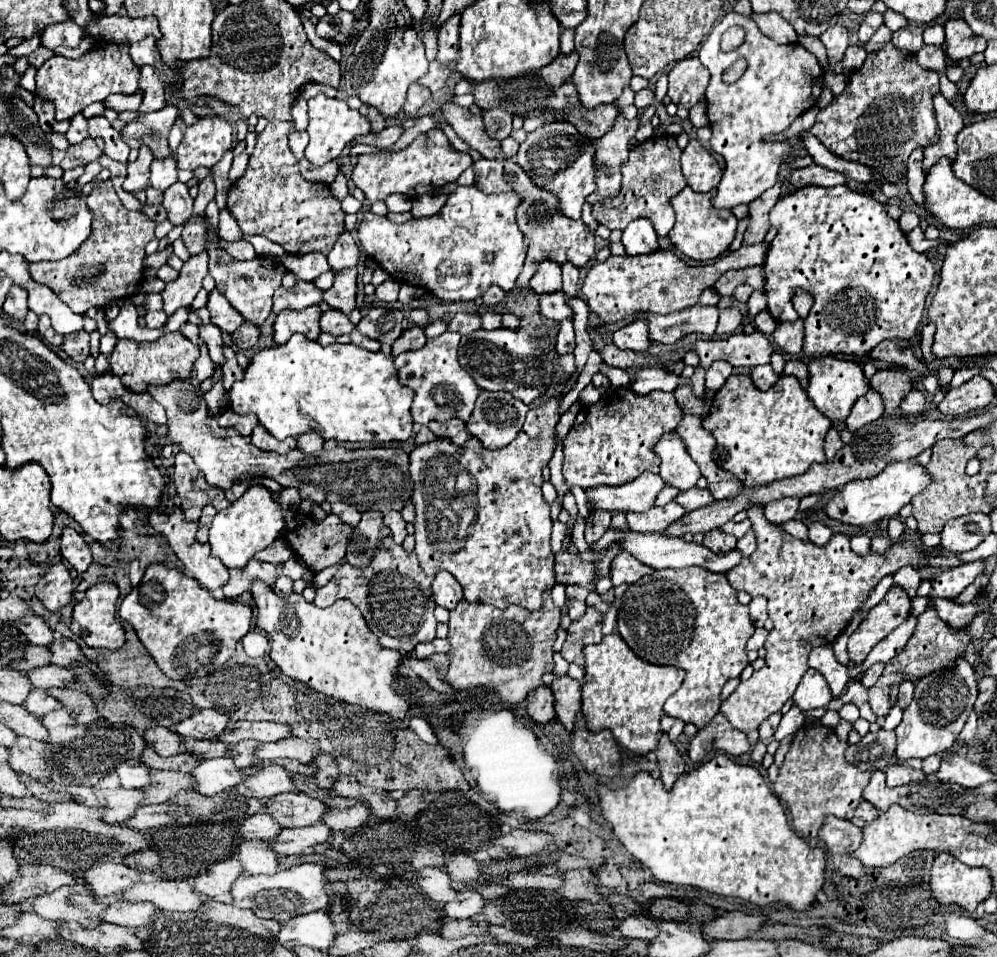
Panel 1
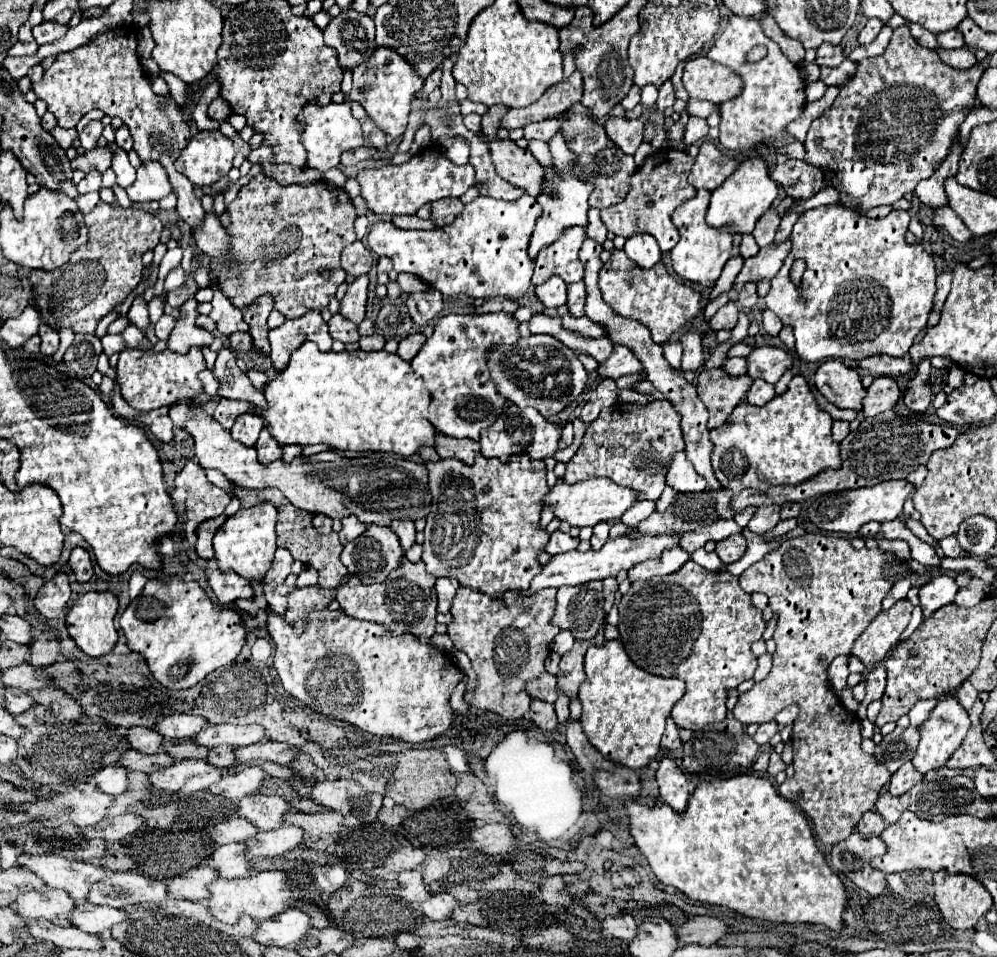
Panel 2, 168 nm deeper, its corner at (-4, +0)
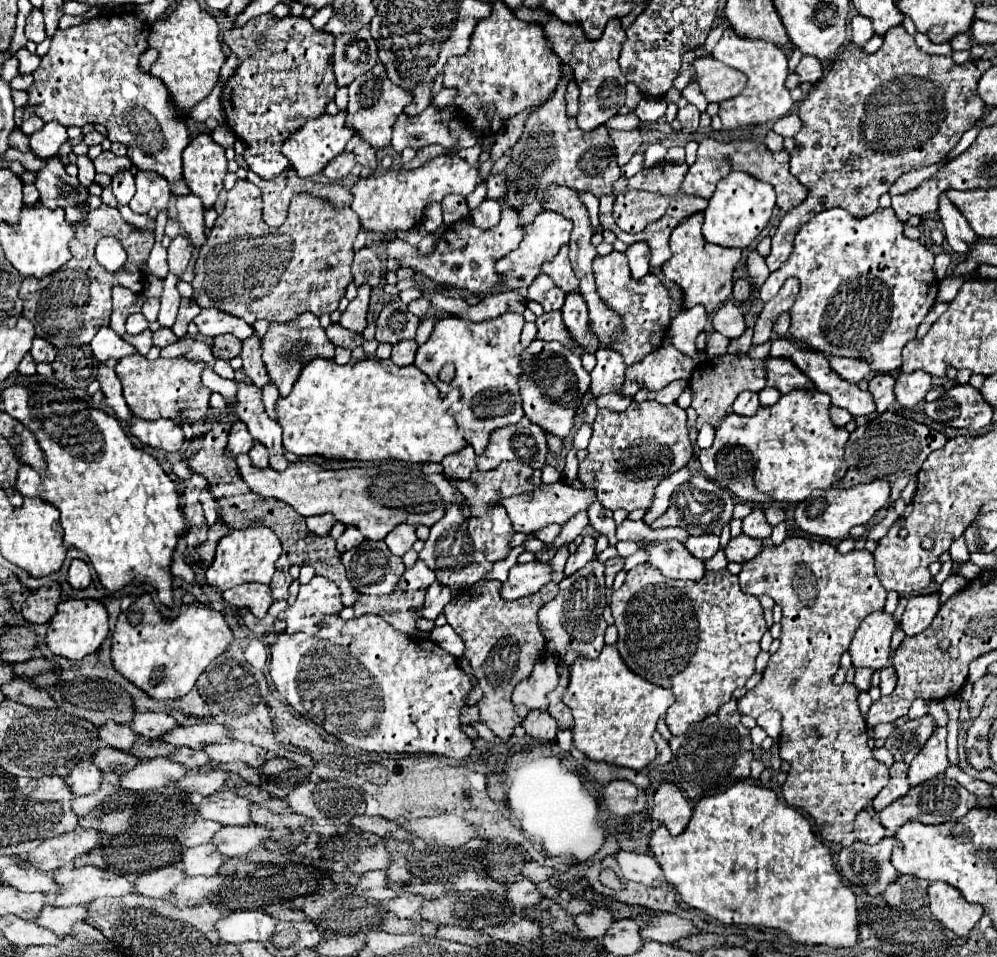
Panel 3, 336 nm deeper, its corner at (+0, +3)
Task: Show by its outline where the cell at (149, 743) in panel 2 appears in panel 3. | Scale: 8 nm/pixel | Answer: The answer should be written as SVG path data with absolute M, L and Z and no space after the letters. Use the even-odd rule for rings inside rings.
M113 720L105 722L101 728L99 728L99 736L101 740L107 744L107 746L113 746L117 750L129 750L135 740L137 740L137 734L131 730L131 726L125 726L125 724L115 724Z

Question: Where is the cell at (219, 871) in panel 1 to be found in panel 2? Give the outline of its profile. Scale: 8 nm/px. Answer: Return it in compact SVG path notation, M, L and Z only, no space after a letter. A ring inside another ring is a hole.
M195 867L185 871L183 875L175 875L167 879L167 893L173 899L187 899L187 901L205 901L209 897L207 885L217 879L217 871L209 867Z

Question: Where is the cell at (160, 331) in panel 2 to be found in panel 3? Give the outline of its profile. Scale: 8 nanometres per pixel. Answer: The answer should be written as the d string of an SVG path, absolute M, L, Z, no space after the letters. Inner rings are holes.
M159 328L157 332L153 332L153 344L159 346L159 348L163 348L167 344L173 344L175 340L177 340L177 336L169 328Z

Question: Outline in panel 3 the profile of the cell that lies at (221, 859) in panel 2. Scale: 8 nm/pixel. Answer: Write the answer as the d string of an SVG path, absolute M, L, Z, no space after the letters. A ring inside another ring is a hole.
M209 842L183 852L179 866L185 870L187 876L215 876L223 862L225 856L221 856L221 852L217 852L217 848L213 848L213 844Z

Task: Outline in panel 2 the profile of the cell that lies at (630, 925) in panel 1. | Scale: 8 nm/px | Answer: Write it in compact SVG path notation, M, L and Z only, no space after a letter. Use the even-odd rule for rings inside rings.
M619 915L619 917L607 917L601 921L599 931L603 933L603 937L617 937L617 939L633 939L633 935L637 933L637 923L631 915Z

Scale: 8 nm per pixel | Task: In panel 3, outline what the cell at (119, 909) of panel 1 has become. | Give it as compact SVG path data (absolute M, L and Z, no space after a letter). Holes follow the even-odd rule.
M47 906L37 916L37 924L53 930L55 934L67 936L75 922L85 922L89 918L89 910L85 906L71 906L71 908L59 908L59 906Z

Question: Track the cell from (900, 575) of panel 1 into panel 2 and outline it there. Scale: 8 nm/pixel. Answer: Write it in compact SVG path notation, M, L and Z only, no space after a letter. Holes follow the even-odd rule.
M899 579L891 591L887 593L887 597L883 599L883 609L889 609L897 603L897 599L905 599L907 597L907 591L911 589L911 579Z

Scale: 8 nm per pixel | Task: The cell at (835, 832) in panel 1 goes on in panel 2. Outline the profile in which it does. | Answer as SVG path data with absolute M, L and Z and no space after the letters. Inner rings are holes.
M859 831L851 833L849 839L837 843L831 851L831 865L837 873L849 875L871 867L871 859L887 851L887 845L879 837L865 837Z

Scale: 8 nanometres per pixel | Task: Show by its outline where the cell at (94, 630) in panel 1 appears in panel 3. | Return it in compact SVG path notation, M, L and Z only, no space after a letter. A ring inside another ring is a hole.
M65 600L59 604L57 614L51 618L47 628L47 644L53 654L69 658L69 660L81 660L87 654L93 654L103 640L109 634L109 622L107 622L107 608L99 600Z

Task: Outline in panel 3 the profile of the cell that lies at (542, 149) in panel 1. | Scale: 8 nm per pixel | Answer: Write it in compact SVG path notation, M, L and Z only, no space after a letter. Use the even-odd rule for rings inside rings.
M551 210L539 212L535 220L529 226L525 226L525 236L519 248L515 248L509 256L497 262L497 272L505 276L505 284L509 284L511 288L529 288L535 276L541 272L539 266L545 260L551 260L559 252L559 248L569 242L571 228L573 224L569 224L569 220L565 220L565 216L561 216L559 212L551 212Z

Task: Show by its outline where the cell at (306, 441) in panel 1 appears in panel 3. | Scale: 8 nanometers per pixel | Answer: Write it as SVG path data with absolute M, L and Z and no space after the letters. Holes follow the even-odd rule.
M235 380L235 384L237 384L235 396L237 400L229 402L227 406L239 420L247 424L251 436L271 450L269 466L275 468L277 472L283 472L289 462L285 458L285 450L281 444L281 426L265 412L259 388L253 388L245 380Z

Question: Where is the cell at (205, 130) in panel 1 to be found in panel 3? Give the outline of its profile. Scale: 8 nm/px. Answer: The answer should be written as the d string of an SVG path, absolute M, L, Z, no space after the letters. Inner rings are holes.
M209 134L195 136L183 150L183 180L203 200L205 208L211 208L223 188L227 174L225 148L217 144Z

